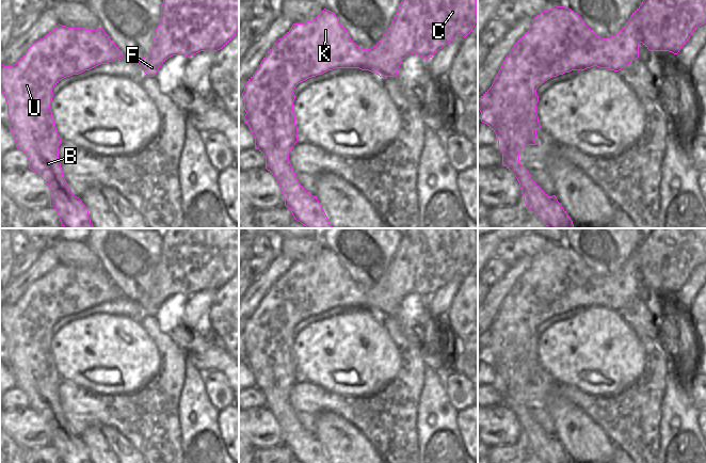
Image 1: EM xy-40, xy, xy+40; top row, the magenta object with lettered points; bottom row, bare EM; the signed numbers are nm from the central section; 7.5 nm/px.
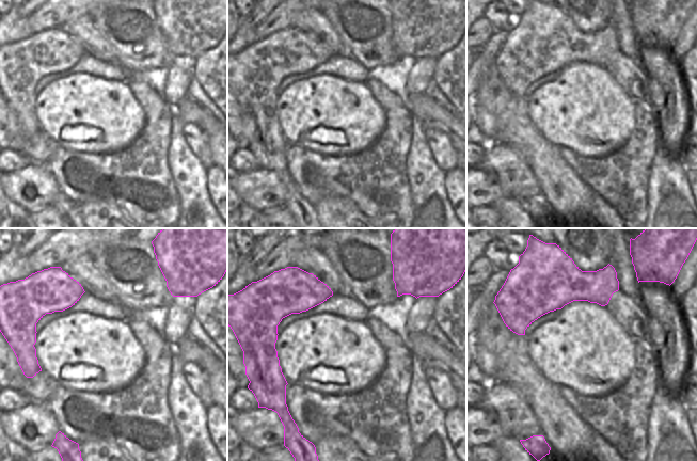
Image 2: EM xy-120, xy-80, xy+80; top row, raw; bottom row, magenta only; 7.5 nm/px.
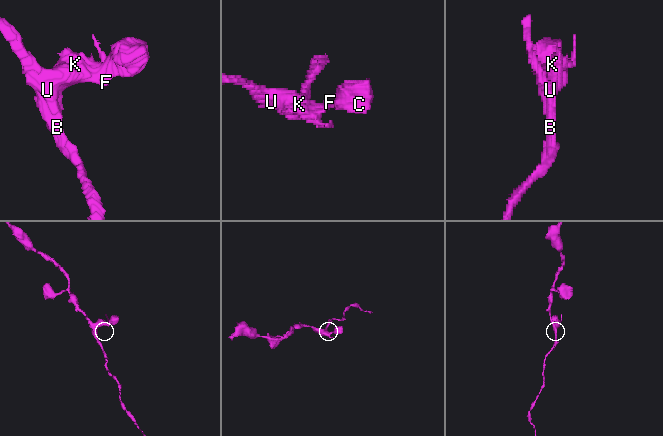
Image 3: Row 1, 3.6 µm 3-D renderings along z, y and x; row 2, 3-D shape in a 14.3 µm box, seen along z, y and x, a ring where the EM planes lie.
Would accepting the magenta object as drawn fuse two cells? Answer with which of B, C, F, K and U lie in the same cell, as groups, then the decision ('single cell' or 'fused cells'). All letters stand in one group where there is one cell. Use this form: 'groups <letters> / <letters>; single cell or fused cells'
groups B C F K U; single cell

